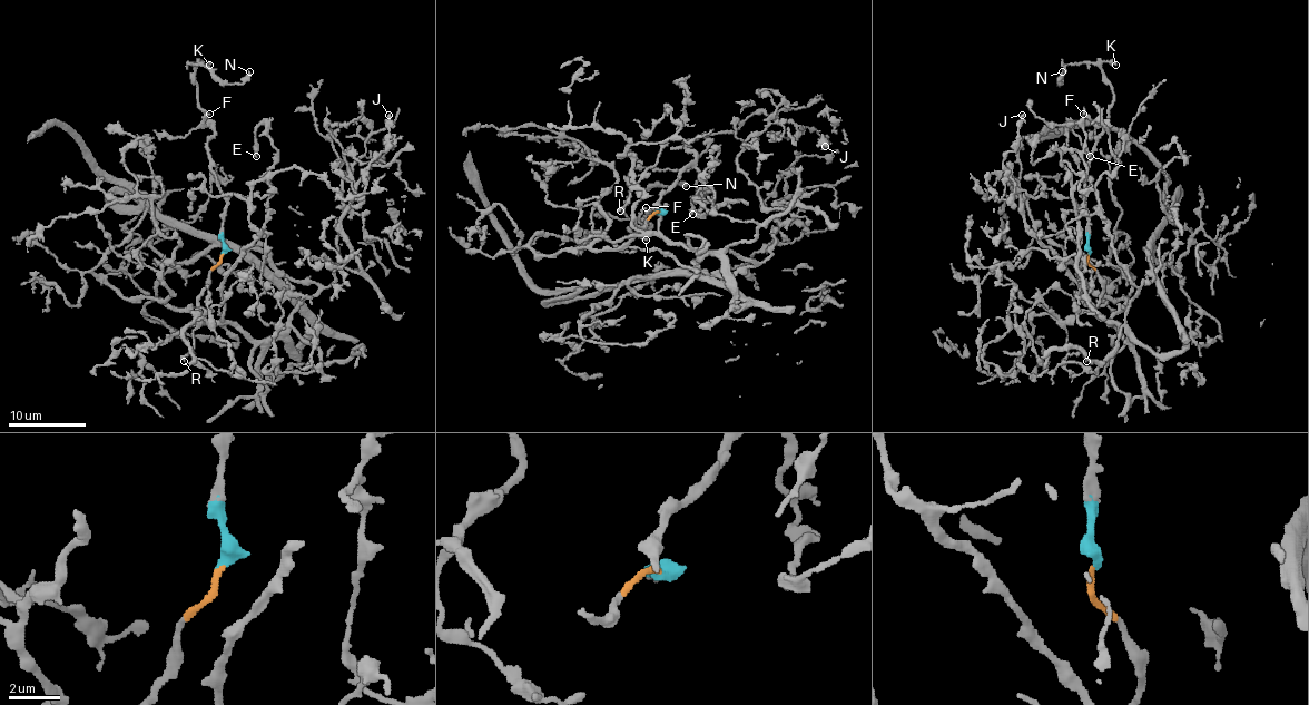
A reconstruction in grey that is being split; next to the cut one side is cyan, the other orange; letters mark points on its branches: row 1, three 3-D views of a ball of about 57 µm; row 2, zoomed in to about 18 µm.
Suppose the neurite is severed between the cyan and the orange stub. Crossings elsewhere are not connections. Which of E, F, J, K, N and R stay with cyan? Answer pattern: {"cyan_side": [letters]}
{"cyan_side": ["F", "K", "N"]}

